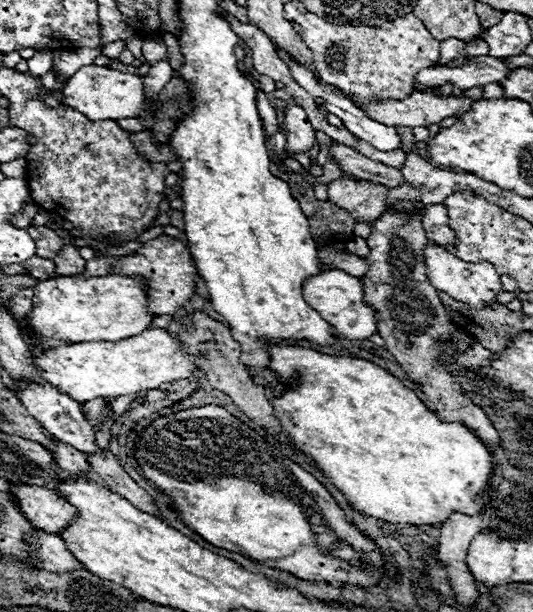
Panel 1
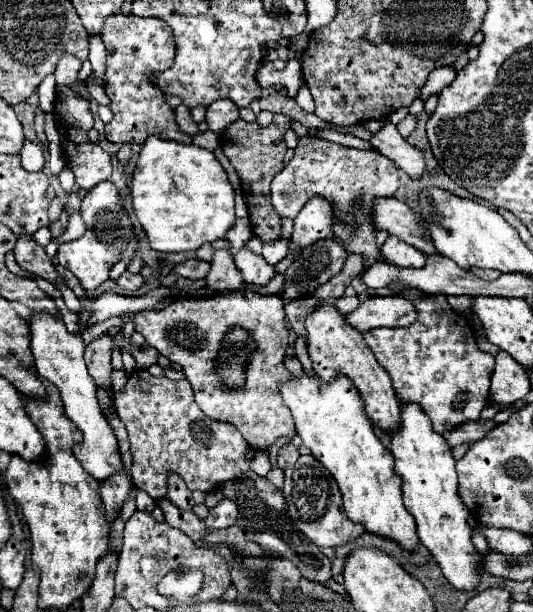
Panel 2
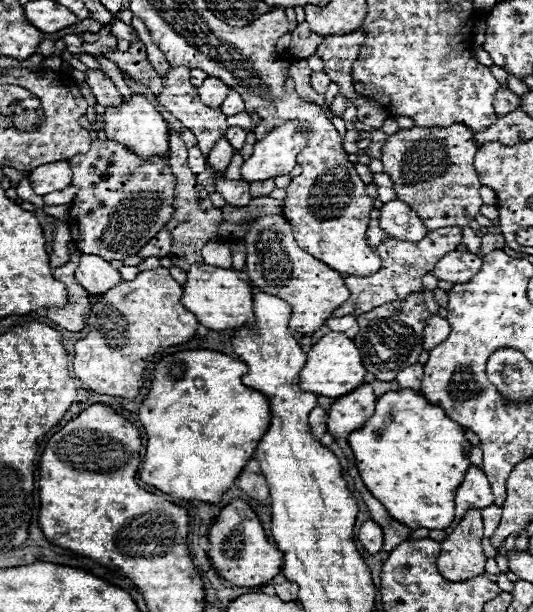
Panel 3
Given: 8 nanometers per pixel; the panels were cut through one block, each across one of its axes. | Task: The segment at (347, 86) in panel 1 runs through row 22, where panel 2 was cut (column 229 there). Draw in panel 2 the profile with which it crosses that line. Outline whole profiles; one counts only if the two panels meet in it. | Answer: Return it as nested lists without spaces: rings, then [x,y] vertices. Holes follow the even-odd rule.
[[[256,290],[220,292],[208,300],[172,302],[160,312],[140,312],[134,316],[134,326],[144,334],[146,342],[162,356],[174,358],[188,376],[196,404],[218,422],[228,422],[238,428],[244,440],[256,450],[268,450],[276,438],[294,436],[294,420],[284,406],[280,386],[288,382],[290,372],[284,366],[284,352],[288,348],[288,328],[284,318],[284,300],[278,294],[264,294]],[[232,326],[248,330],[254,338],[256,352],[246,362],[244,384],[232,388],[214,374],[214,364],[222,348],[222,340]]]

